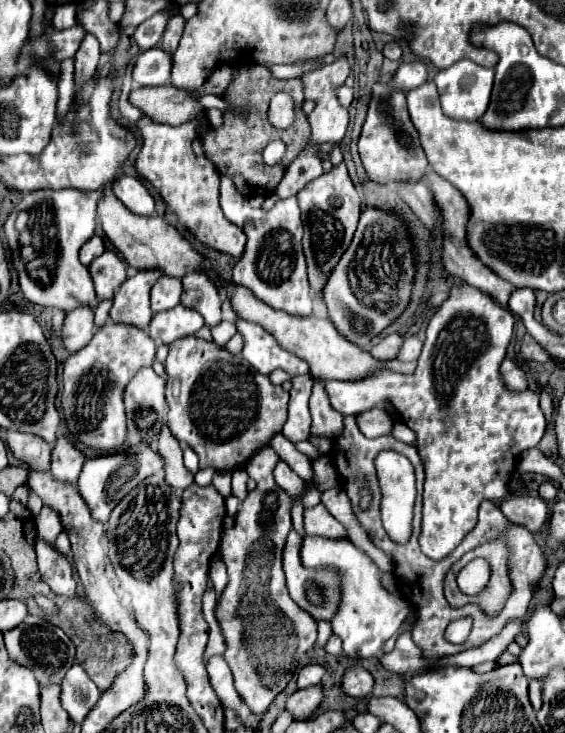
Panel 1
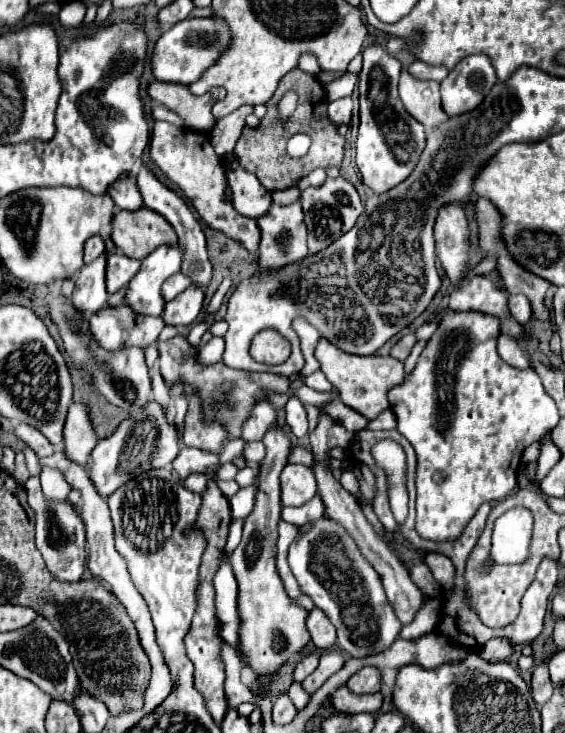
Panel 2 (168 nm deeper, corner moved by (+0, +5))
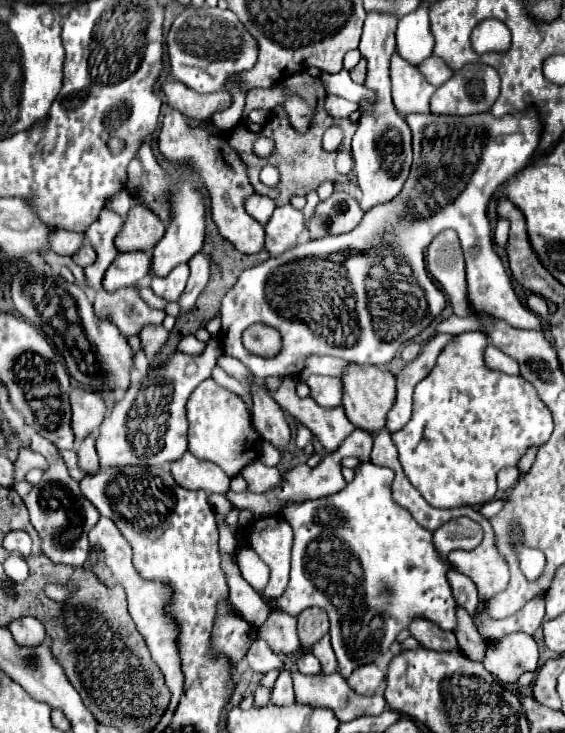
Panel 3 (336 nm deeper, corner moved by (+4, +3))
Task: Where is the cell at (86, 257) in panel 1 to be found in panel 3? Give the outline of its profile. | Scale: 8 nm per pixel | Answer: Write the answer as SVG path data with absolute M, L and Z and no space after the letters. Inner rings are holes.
M84 242L84 246L80 246L80 250L76 254L72 254L72 260L78 266L84 268L84 266L88 266L88 264L92 264L96 260L96 252L94 252L94 248L88 242Z

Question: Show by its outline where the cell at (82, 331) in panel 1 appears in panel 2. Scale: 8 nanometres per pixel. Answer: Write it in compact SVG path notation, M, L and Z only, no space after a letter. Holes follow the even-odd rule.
M102 252L94 262L84 264L76 272L76 288L72 294L72 302L82 312L90 312L90 314L98 312L100 308L104 308L104 304L108 300L108 292L106 292L106 284L104 284L106 254L108 252Z

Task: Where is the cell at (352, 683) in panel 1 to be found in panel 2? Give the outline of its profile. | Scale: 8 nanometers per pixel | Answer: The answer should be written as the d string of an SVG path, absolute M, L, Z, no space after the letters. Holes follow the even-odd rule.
M364 666L346 684L354 694L374 694L380 692L380 670L374 666Z

